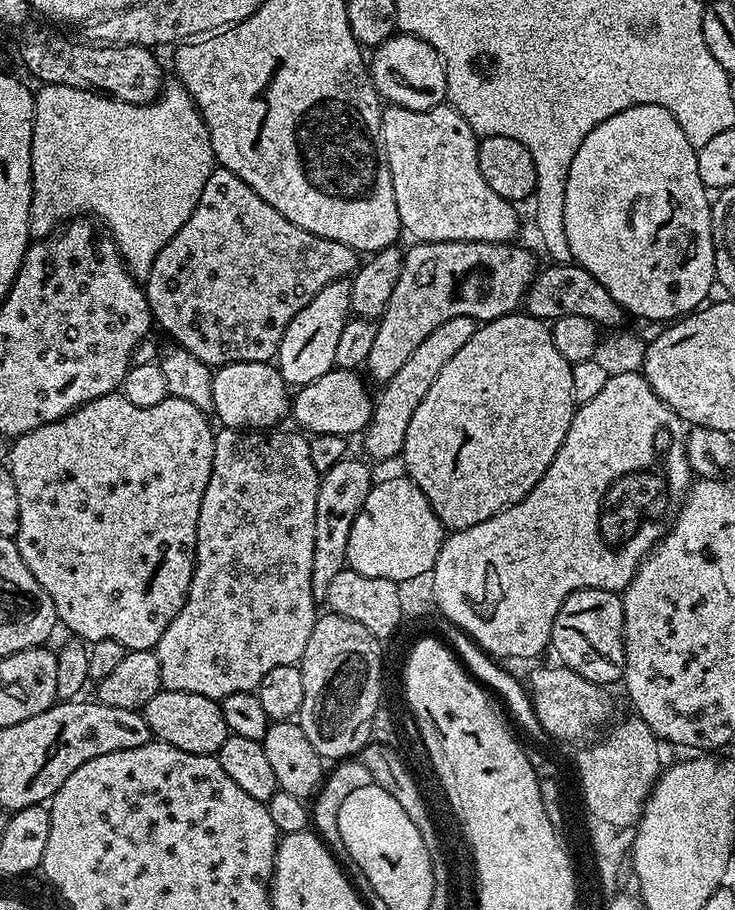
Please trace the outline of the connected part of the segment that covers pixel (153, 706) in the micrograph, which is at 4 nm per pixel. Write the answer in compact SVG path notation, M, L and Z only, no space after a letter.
M161 690L154 694L154 698L150 698L150 702L146 702L142 715L159 743L178 746L178 750L186 750L186 754L215 756L230 734L219 703L202 694Z

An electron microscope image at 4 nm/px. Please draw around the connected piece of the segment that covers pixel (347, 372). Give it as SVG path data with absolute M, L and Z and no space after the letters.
M335 367L322 374L322 378L314 378L314 382L303 385L297 391L300 393L297 396L295 393L290 400L290 416L293 421L296 419L295 427L312 436L338 434L352 438L355 432L363 433L372 421L374 396L368 393L365 377L360 374L350 368Z

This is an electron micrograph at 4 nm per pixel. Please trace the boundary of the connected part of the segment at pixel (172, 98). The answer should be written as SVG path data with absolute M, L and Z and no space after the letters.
M178 82L165 83L160 97L152 104L122 102L99 92L74 90L74 86L45 84L39 90L41 92L35 93L32 135L29 233L43 238L53 235L54 229L67 221L99 218L116 241L128 271L137 281L147 280L150 266L154 266L154 258L158 258L162 246L166 246L166 242L186 226L186 218L194 214L198 198L202 198L202 186L206 186L206 178L210 178L216 164L202 114Z

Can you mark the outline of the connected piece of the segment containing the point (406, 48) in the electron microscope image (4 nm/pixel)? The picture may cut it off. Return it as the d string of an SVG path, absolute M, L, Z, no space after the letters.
M393 34L388 40L377 45L371 54L373 54L370 56L372 85L380 93L381 101L387 102L389 105L397 104L406 110L430 110L445 103L448 87L446 86L444 64L440 61L440 55L417 36Z

